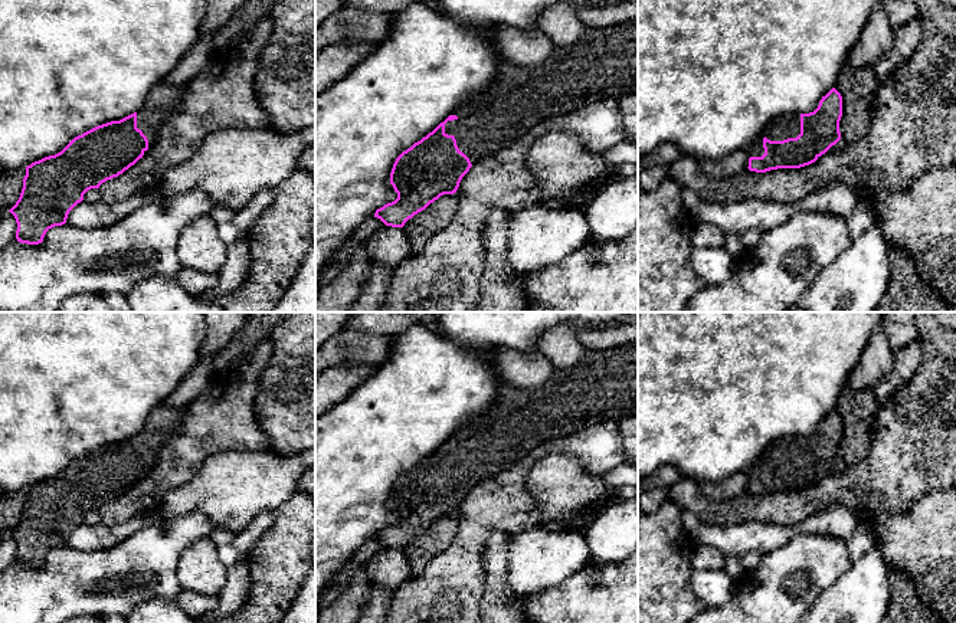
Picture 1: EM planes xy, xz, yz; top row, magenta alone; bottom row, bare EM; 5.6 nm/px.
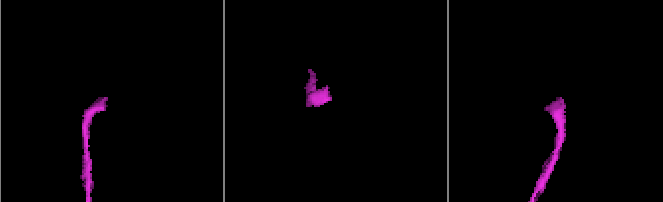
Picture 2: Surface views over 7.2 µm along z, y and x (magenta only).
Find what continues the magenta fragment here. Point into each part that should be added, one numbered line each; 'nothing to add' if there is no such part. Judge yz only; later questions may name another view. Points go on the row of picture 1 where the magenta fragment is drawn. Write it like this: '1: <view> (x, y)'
1: yz (785, 127)

